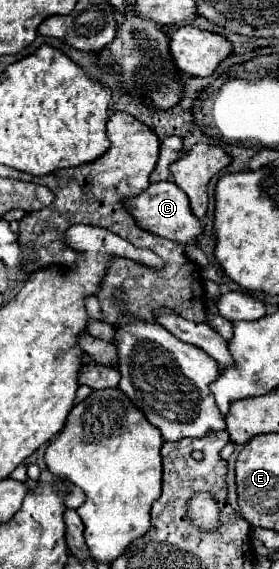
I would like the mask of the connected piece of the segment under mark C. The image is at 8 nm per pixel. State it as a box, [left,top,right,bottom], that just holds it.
[126,182,204,246]

